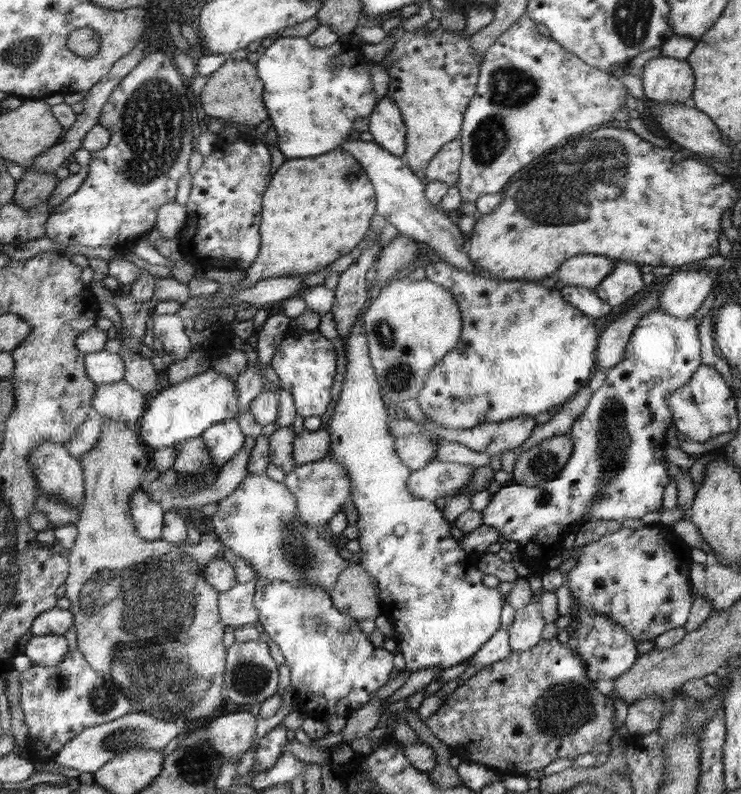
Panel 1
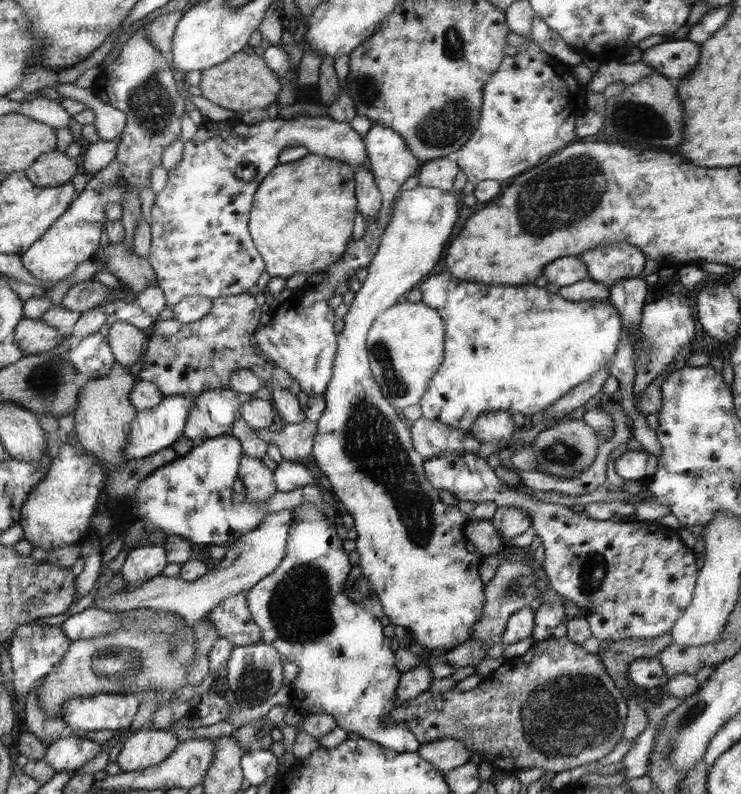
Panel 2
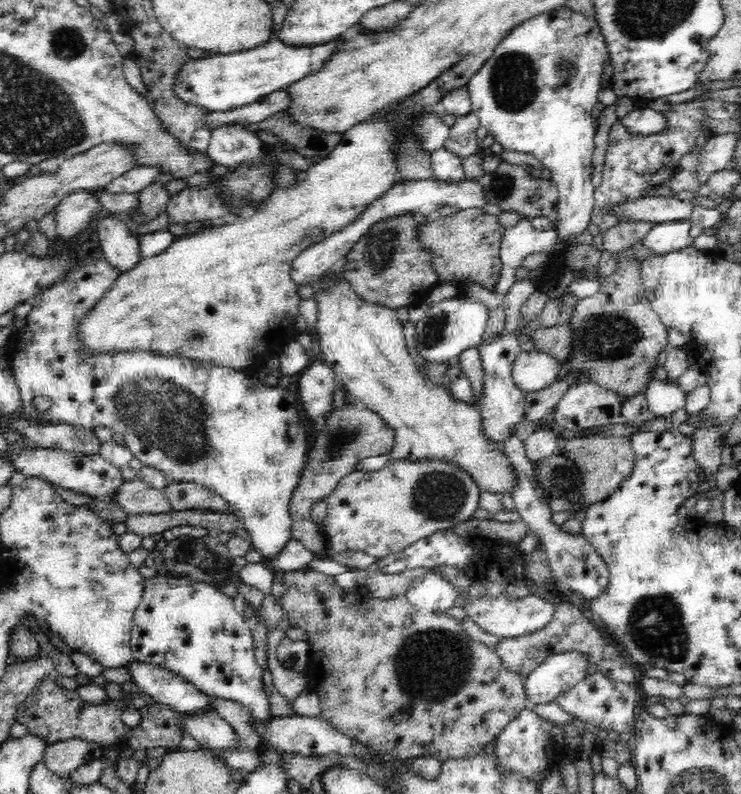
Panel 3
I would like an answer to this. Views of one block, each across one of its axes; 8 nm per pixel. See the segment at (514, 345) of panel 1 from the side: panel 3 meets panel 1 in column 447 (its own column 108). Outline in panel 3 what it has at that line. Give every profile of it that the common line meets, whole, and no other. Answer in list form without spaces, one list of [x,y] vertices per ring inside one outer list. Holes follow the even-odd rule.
[[[106,260],[76,266],[62,280],[29,300],[33,308],[25,318],[26,324],[14,328],[5,346],[9,372],[23,402],[21,414],[34,421],[48,419],[50,423],[68,423],[85,429],[103,426],[112,429],[113,433],[122,434],[125,446],[134,458],[163,472],[167,484],[199,484],[237,508],[236,513],[242,520],[242,527],[248,531],[252,548],[260,552],[265,562],[271,561],[291,539],[291,492],[298,484],[309,452],[306,445],[308,432],[304,420],[300,420],[298,397],[278,385],[262,384],[252,373],[232,368],[210,368],[200,362],[154,356],[150,352],[140,354],[140,351],[133,351],[118,355],[82,353],[78,326],[119,274],[120,271]],[[38,396],[50,398],[52,405],[48,410],[41,412],[34,407],[32,402]],[[290,426],[298,430],[296,440],[289,439]]]

